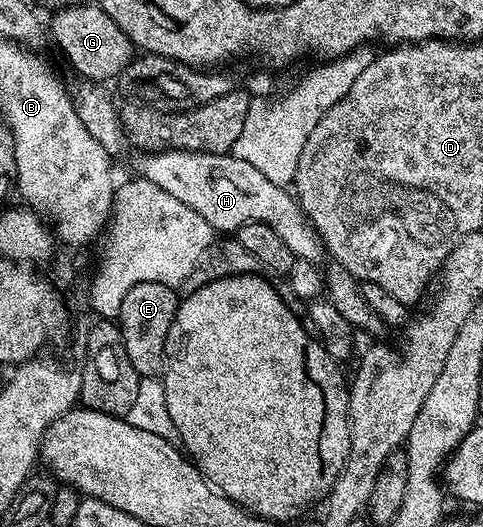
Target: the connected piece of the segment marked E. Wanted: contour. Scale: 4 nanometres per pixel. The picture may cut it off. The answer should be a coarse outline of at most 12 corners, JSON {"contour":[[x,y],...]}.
{"contour":[[162,283],[128,290],[117,324],[139,378],[166,373],[178,311]]}

